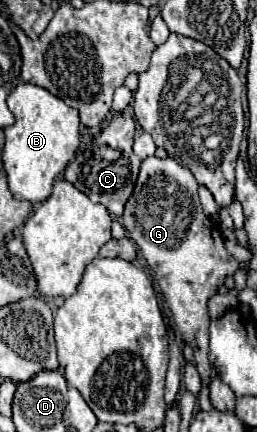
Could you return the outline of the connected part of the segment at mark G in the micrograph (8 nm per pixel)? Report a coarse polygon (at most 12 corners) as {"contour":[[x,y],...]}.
{"contour":[[141,163],[123,225],[195,353],[209,411],[207,301],[239,261],[195,177]]}

